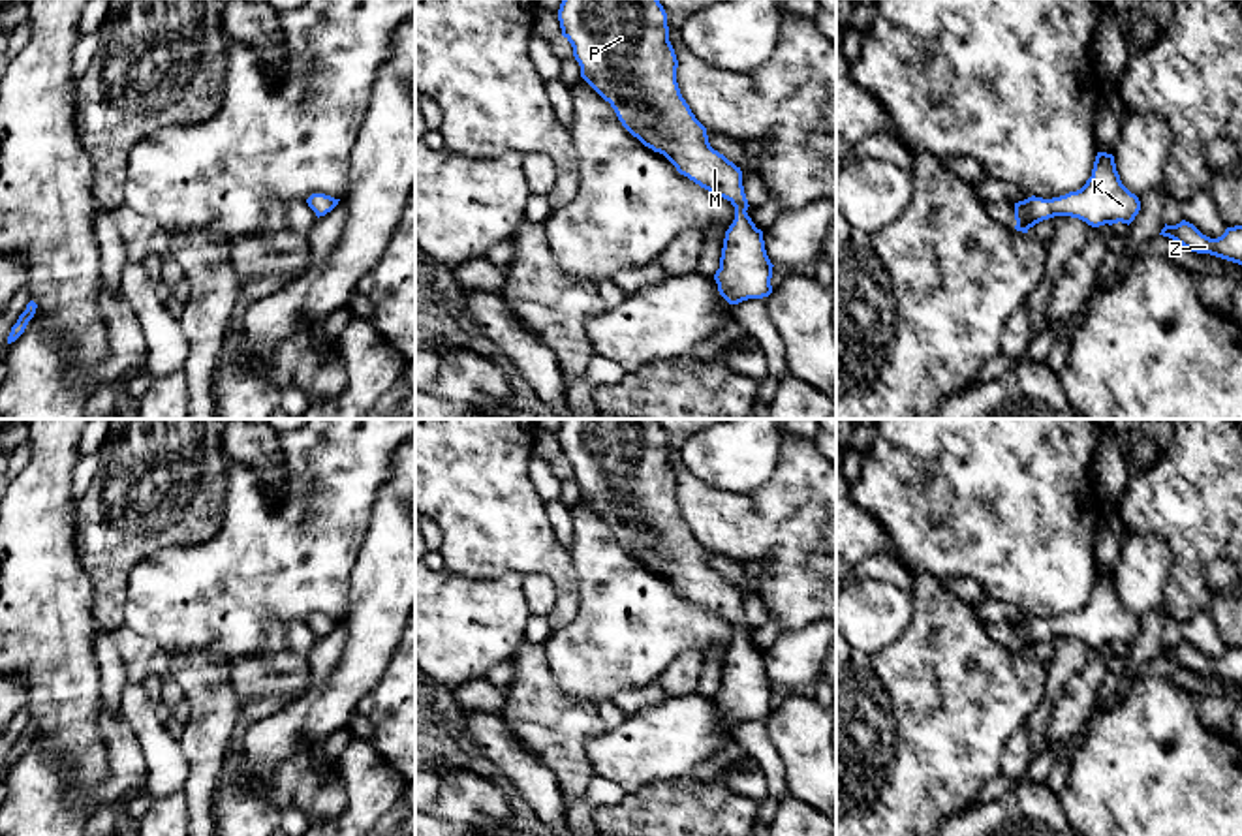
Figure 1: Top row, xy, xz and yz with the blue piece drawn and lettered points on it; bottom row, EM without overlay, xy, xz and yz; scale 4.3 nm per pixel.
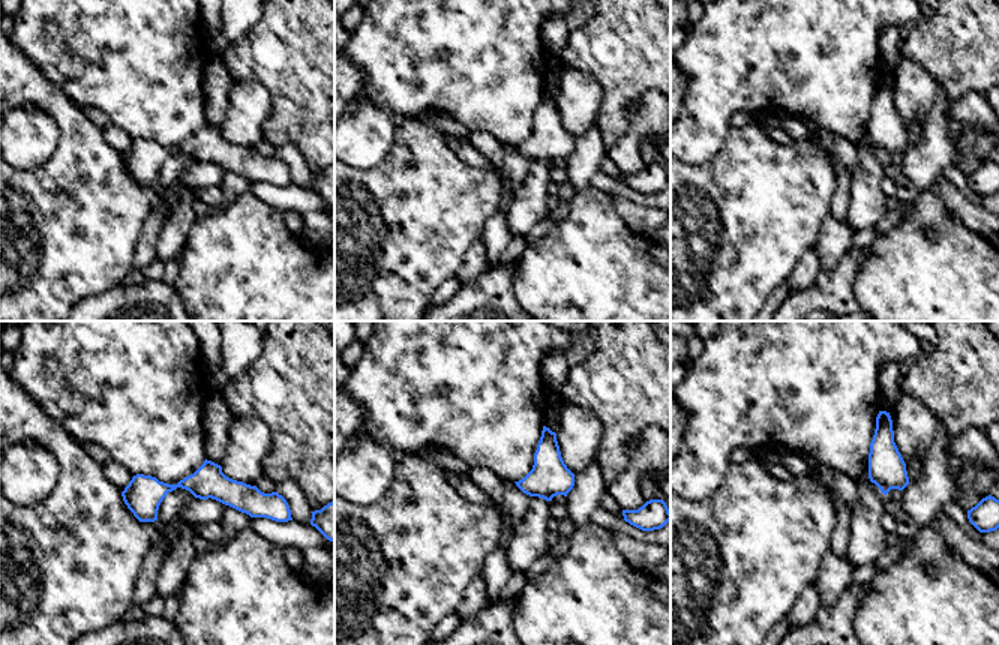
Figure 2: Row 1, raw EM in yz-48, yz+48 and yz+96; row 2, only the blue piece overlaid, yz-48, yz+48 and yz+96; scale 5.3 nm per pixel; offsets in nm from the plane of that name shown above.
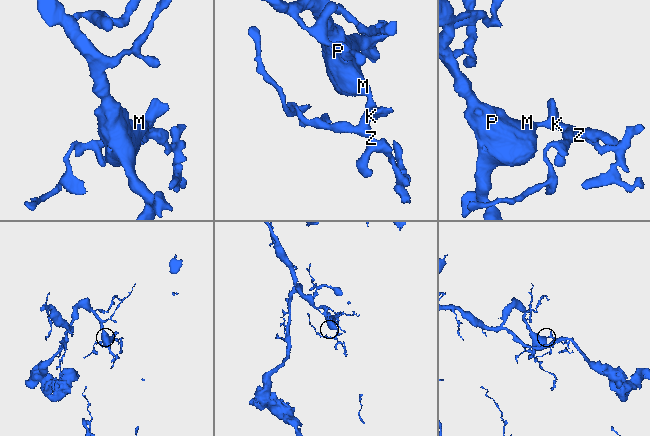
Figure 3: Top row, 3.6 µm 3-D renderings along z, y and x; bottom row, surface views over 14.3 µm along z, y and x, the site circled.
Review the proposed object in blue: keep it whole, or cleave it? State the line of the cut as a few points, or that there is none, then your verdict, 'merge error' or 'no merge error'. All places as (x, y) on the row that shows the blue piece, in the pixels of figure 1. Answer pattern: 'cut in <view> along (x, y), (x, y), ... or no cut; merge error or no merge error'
no cut; no merge error

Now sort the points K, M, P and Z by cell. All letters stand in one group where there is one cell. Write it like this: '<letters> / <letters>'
K M P Z

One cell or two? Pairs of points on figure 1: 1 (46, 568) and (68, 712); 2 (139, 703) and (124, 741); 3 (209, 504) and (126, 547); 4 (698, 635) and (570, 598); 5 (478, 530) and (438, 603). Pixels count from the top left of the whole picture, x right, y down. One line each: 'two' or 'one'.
1: one
2: two
3: one
4: two
5: two

